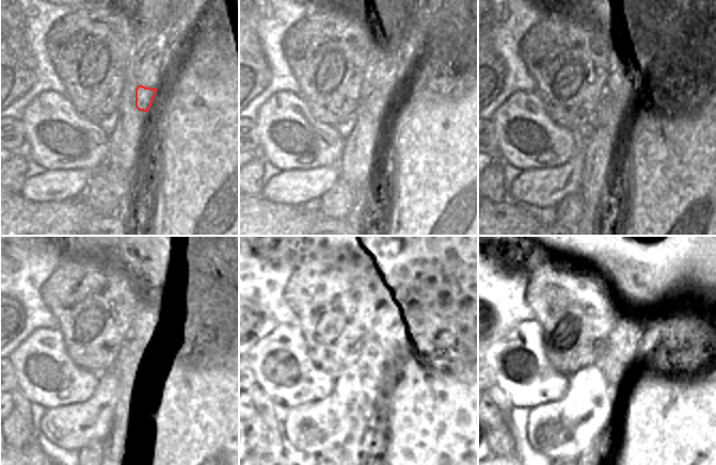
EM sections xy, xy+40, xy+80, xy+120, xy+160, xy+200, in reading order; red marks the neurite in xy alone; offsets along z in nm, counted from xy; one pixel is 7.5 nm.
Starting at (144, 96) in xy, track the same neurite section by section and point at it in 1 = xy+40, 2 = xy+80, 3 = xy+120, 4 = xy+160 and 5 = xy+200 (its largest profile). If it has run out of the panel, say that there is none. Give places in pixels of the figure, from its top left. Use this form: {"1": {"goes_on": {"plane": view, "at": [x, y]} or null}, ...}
{"1": {"goes_on": {"plane": "xy+40", "at": [376, 102]}}, "2": {"goes_on": {"plane": "xy+80", "at": [609, 113]}}, "3": {"goes_on": {"plane": "xy+120", "at": [130, 363]}}, "4": {"goes_on": {"plane": "xy+160", "at": [370, 362]}}, "5": {"goes_on": {"plane": "xy+200", "at": [609, 363]}}}

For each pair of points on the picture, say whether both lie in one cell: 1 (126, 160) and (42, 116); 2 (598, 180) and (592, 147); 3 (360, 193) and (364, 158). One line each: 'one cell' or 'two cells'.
1: two cells
2: one cell
3: one cell

